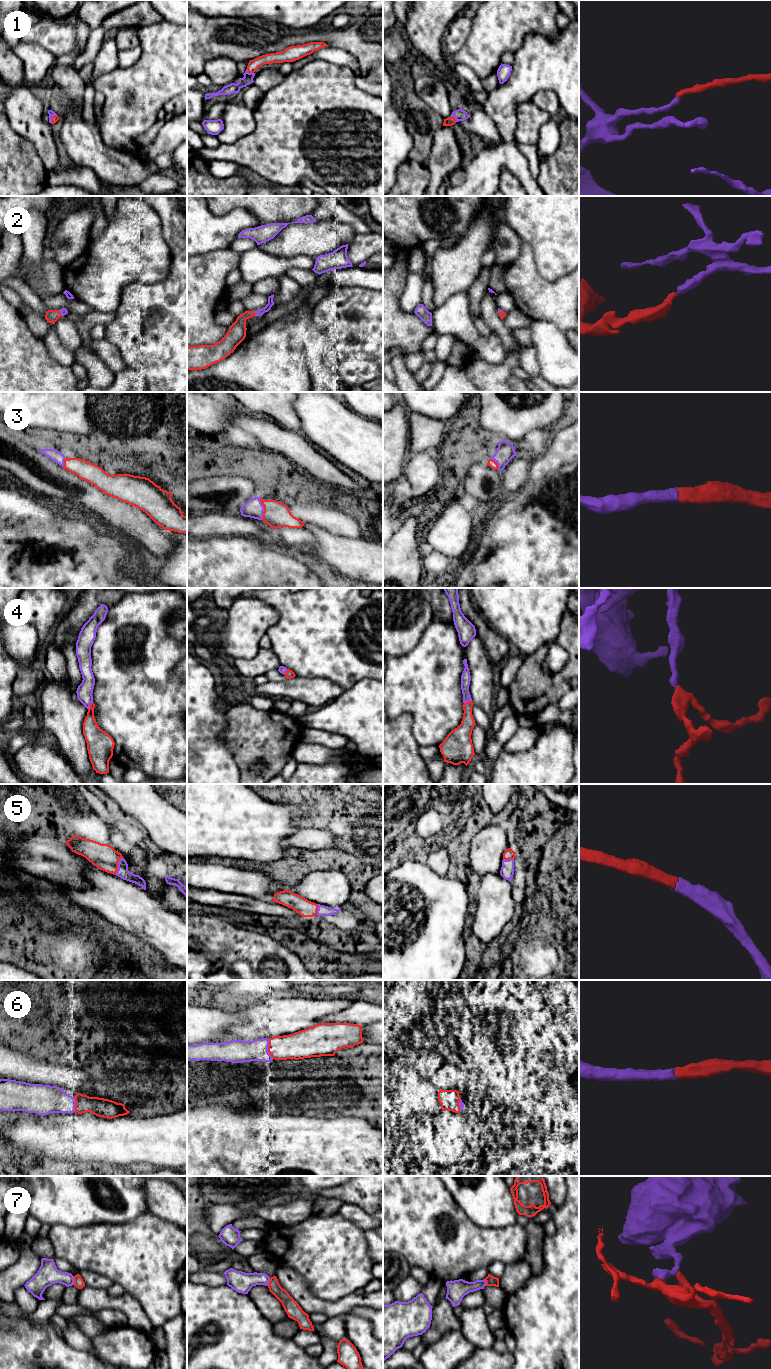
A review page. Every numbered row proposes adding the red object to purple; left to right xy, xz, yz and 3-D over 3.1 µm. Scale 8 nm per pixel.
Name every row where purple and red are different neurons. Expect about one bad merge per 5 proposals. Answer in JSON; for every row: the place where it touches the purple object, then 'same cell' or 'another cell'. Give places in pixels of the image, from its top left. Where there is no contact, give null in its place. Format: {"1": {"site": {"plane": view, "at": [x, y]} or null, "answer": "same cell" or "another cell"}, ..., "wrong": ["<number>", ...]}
{"1": {"site": {"plane": "yz", "at": [455, 118]}, "answer": "same cell"}, "2": {"site": {"plane": "xz", "at": [255, 313]}, "answer": "same cell"}, "3": {"site": {"plane": "xz", "at": [263, 509]}, "answer": "same cell"}, "4": {"site": {"plane": "xy", "at": [89, 705]}, "answer": "same cell"}, "5": {"site": {"plane": "xy", "at": [118, 866]}, "answer": "same cell"}, "6": {"site": {"plane": "xz", "at": [267, 1049]}, "answer": "same cell"}, "7": {"site": {"plane": "xy", "at": [73, 1280]}, "answer": "another cell"}, "wrong": ["7"]}

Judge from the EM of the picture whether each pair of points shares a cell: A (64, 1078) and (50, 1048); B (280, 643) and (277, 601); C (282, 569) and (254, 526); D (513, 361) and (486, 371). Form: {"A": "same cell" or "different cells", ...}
{"A": "different cells", "B": "same cell", "C": "different cells", "D": "same cell"}

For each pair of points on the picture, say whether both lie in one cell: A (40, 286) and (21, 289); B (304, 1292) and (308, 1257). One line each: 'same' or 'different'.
A: different
B: different

